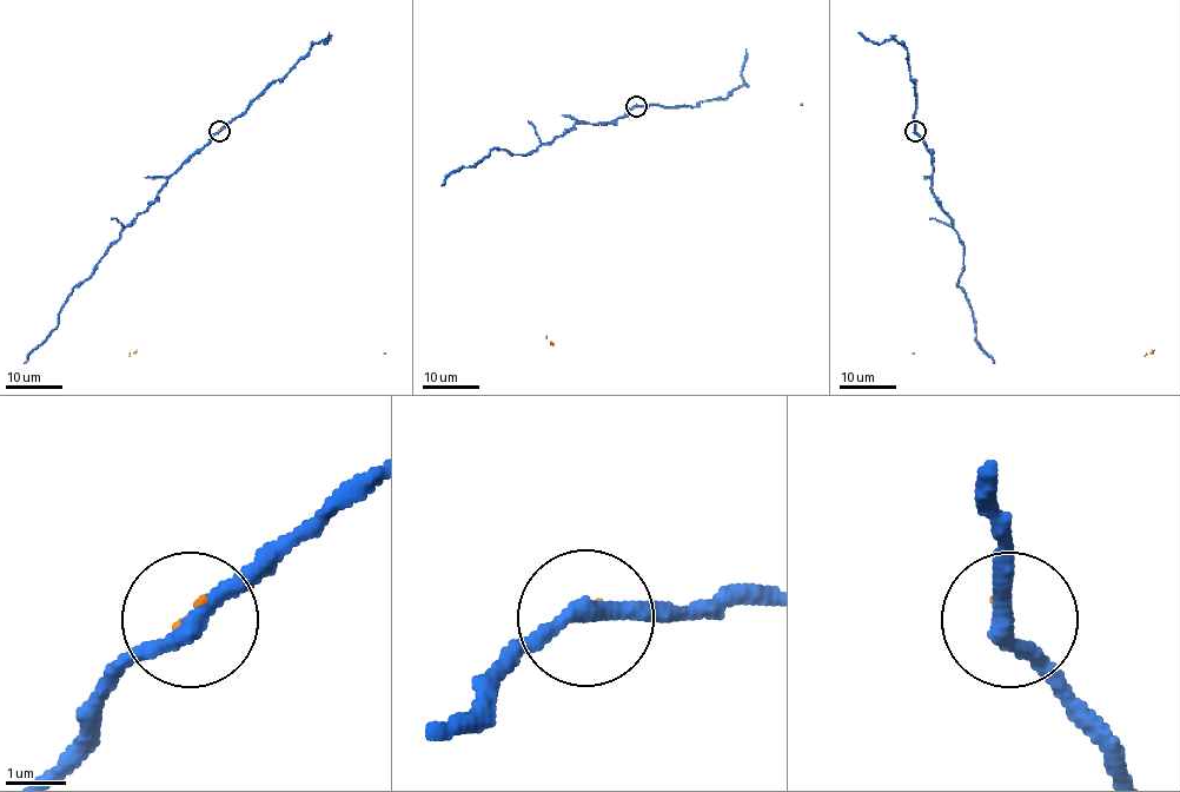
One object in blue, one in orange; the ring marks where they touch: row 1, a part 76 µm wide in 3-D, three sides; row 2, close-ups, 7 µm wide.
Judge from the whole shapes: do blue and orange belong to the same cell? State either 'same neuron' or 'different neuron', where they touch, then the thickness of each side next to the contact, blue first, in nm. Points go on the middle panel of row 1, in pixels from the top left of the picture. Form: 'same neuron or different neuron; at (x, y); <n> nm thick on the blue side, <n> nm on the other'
different neuron; at (636, 106); 280 nm thick on the blue side, 60 nm on the other

